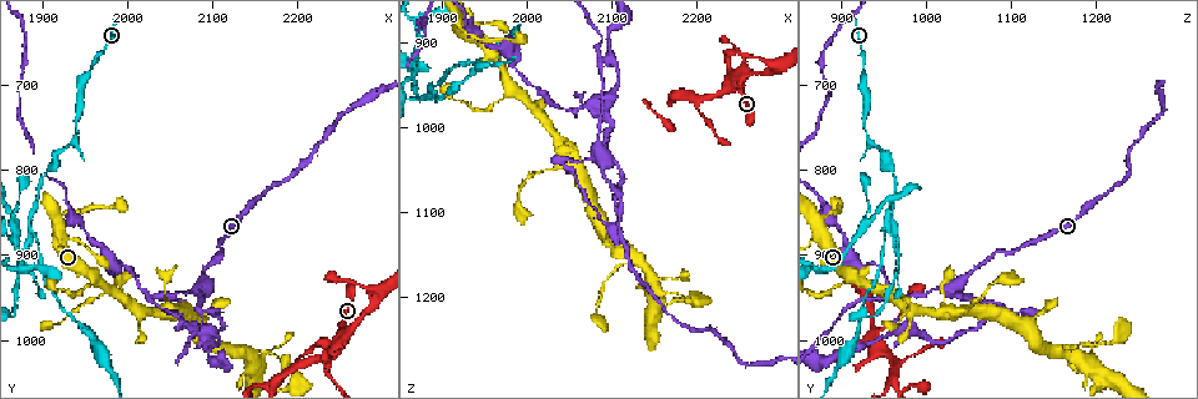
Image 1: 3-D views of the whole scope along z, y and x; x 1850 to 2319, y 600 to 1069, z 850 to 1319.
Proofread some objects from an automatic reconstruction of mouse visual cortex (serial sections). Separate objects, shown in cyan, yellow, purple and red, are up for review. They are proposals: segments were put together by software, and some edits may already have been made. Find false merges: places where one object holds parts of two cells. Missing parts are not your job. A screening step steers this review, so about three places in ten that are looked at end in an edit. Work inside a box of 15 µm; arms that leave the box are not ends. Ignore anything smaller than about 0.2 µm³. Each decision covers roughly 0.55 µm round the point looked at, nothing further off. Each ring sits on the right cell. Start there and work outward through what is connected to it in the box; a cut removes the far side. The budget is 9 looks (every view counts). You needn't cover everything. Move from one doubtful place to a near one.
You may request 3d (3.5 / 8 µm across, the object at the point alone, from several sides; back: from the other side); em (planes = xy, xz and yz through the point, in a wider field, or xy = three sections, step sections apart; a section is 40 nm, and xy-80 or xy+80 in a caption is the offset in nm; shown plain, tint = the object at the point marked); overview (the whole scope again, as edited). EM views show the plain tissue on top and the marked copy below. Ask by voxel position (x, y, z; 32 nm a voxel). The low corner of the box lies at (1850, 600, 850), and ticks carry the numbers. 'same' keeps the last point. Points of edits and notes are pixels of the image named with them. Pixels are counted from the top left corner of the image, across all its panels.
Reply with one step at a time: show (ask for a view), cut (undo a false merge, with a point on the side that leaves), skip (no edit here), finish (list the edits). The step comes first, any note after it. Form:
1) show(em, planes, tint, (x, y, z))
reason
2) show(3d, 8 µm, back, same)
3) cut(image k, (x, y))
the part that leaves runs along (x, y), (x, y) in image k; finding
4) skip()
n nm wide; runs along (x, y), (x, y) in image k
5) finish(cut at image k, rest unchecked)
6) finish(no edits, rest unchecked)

show(em, xy, step 5, tint, (1930, 775, 945))
calibre changes

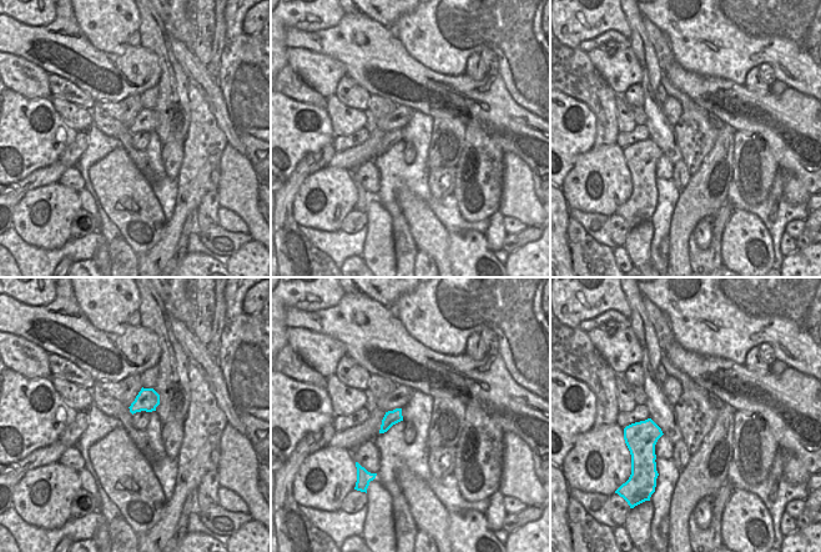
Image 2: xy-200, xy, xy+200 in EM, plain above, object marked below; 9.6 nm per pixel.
show(3d, 3.5 µm, same)
wider look

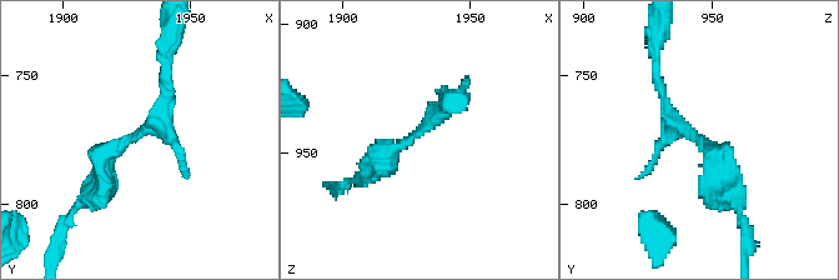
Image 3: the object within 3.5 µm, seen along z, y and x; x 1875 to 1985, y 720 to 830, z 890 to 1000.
skip()
runs along (167, 74), (155, 124), (101, 158), (94, 193) in image 3; one cell here

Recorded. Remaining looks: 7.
show(3d, 3.5 µm, (1960, 920, 910))
arms part here

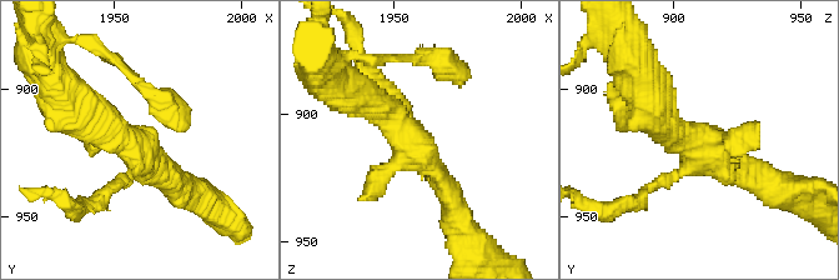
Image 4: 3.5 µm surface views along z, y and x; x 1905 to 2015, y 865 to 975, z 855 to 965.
show(em, planes, tint, (1959, 924, 913))

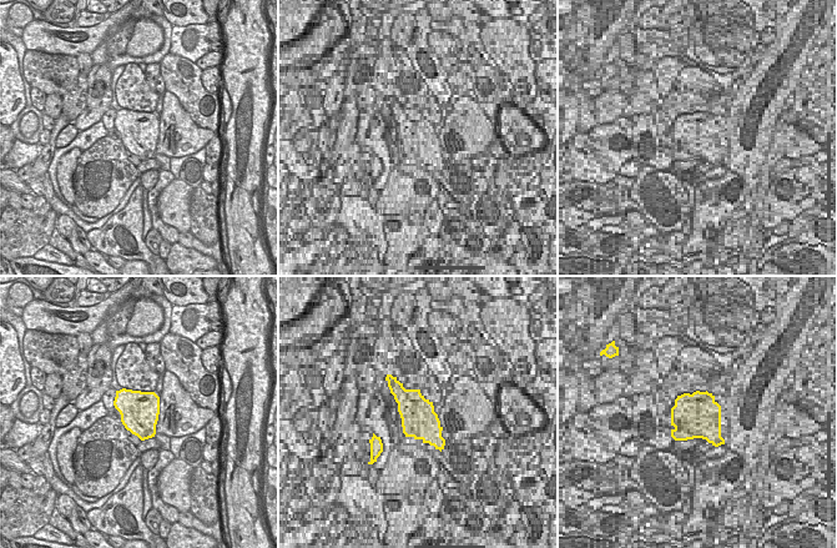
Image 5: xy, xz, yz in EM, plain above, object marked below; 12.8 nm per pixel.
skip()
runs along (358, 96), (408, 135), (455, 205) in image 4; one cell here

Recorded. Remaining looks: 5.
show(3d, 8 µm, (2045, 945, 1035))
abrupt turn

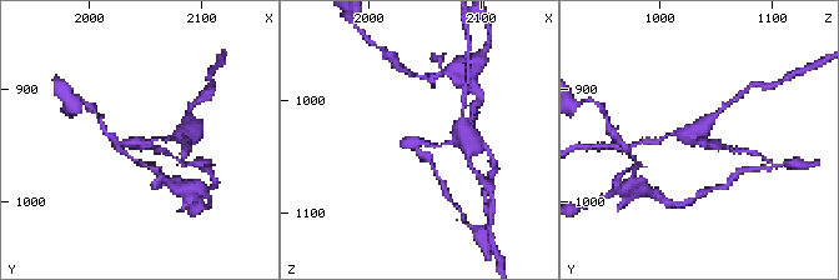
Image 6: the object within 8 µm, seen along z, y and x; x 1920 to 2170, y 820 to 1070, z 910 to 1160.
show(em, planes, tint, (2044, 946, 1038))
arms of 100, 200 nm

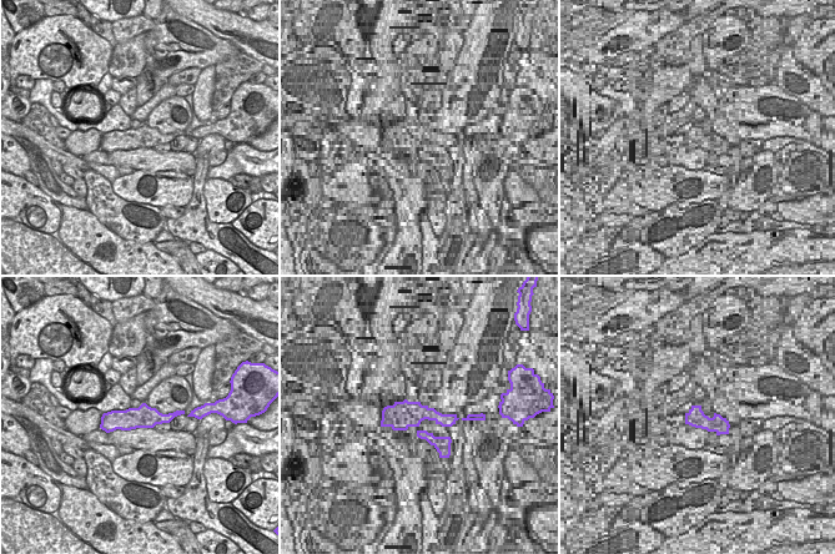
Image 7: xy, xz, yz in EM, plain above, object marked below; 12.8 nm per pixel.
cut(image 6, (157, 151))
280 nm wide; the part that leaves runs along (425, 155), (432, 161), (448, 196) in image 6; a second cell is stuck on

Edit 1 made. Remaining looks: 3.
show(overview)

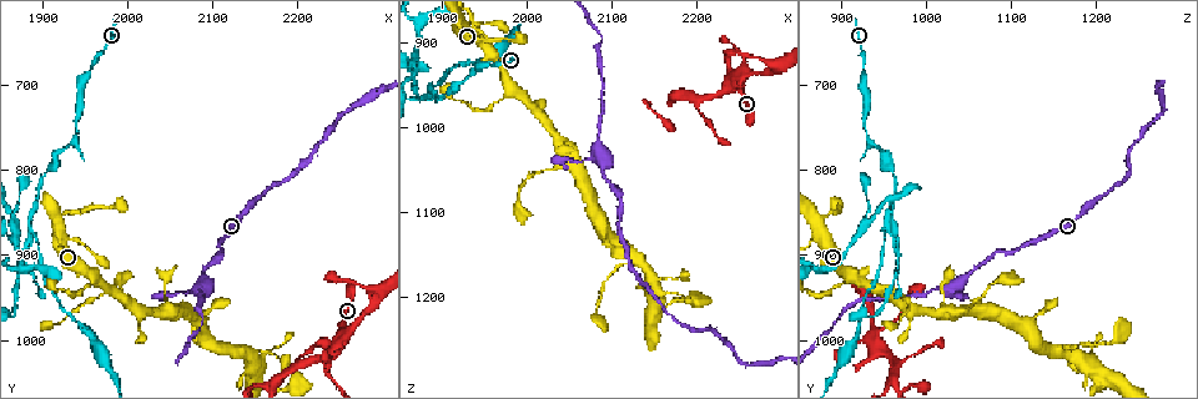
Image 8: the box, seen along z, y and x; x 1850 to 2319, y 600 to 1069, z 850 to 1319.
show(em, xy, step 3, tint, (2130, 1010, 1155))
sharp bend

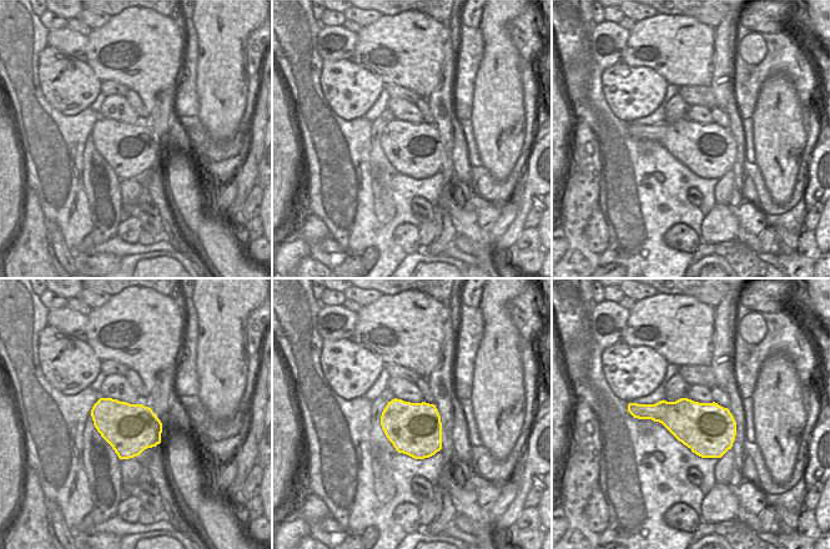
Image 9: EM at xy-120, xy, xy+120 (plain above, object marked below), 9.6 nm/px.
show(3d, 3.5 µm, same)
wider look

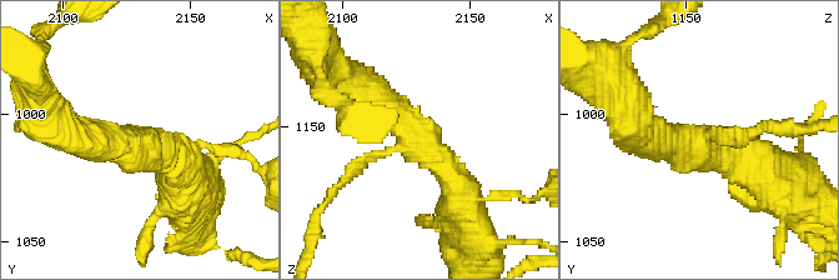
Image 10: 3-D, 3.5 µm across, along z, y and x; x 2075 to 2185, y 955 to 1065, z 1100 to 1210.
skip()
3 arms; runs along (353, 84), (407, 121), (461, 199) in image 10; continuous, no second cell

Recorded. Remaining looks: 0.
finish(cut at image 6, rest unchecked)

